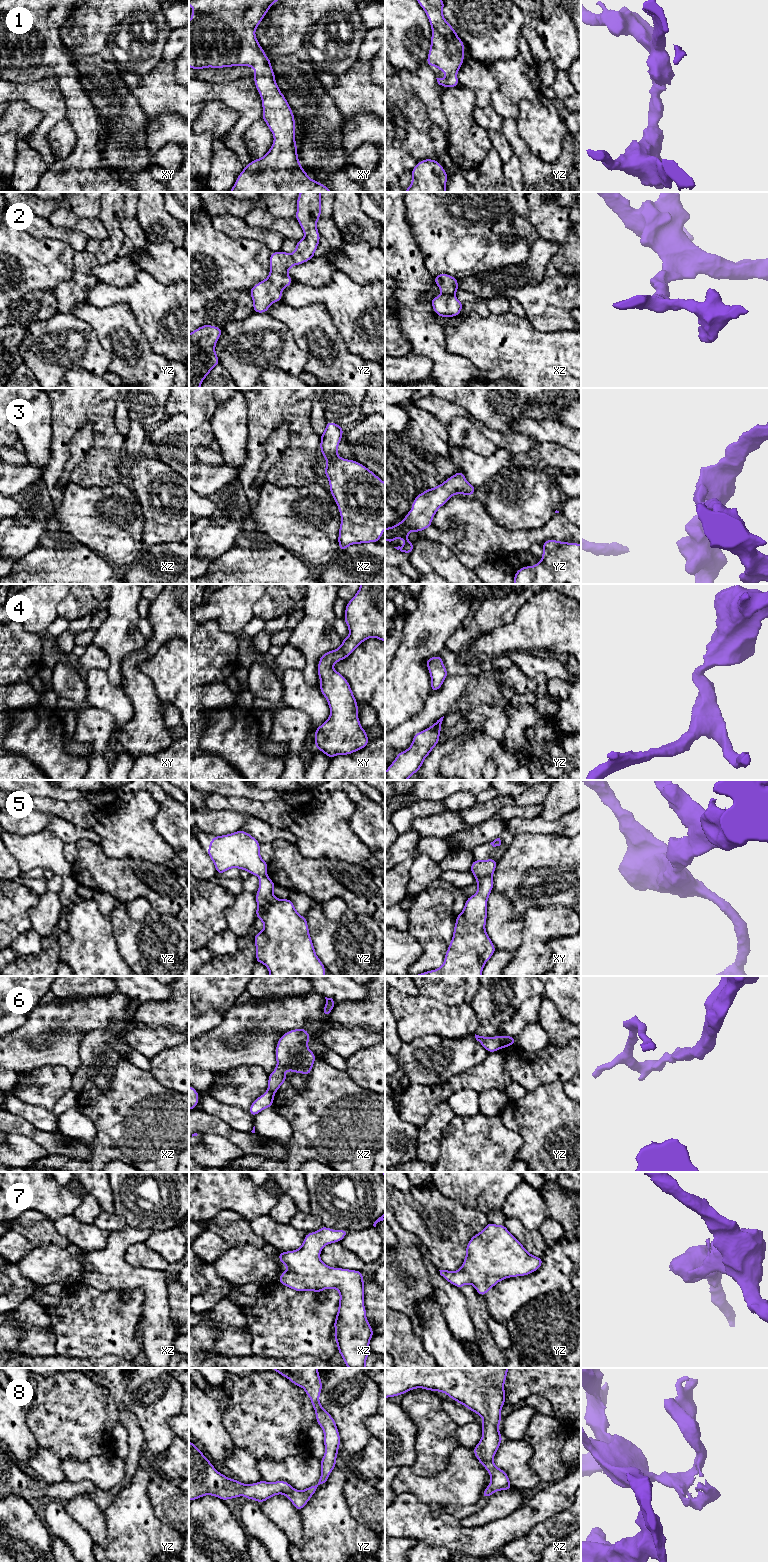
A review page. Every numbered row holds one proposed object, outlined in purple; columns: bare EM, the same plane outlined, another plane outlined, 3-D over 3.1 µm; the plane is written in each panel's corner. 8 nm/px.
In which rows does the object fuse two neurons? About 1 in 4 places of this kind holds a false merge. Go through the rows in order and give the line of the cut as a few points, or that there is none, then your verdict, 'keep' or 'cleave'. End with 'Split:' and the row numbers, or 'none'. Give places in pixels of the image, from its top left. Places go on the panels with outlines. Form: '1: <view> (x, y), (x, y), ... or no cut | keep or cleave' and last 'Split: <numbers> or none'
1: no cut | keep
2: no cut | keep
3: no cut | keep
4: no cut | keep
5: xy (491, 875), (483, 875), (476, 878) | cleave
6: yz (500, 1036), (502, 1047) | cleave
7: no cut | keep
8: no cut | keep
Split: 5, 6

